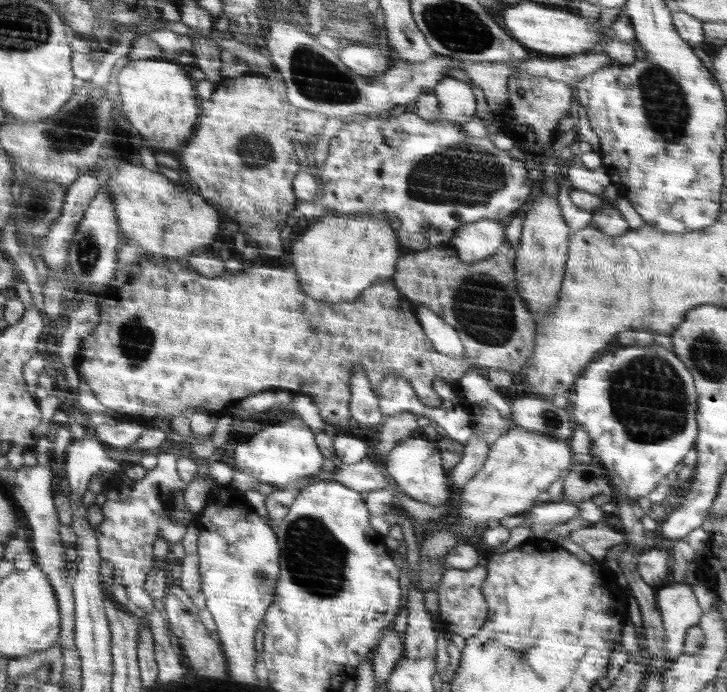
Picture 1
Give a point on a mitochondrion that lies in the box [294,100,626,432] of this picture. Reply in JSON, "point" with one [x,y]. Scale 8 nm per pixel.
{"point":[469,176]}

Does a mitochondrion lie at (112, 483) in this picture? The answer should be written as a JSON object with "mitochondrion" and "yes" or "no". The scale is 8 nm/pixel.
{"mitochondrion":"no"}

